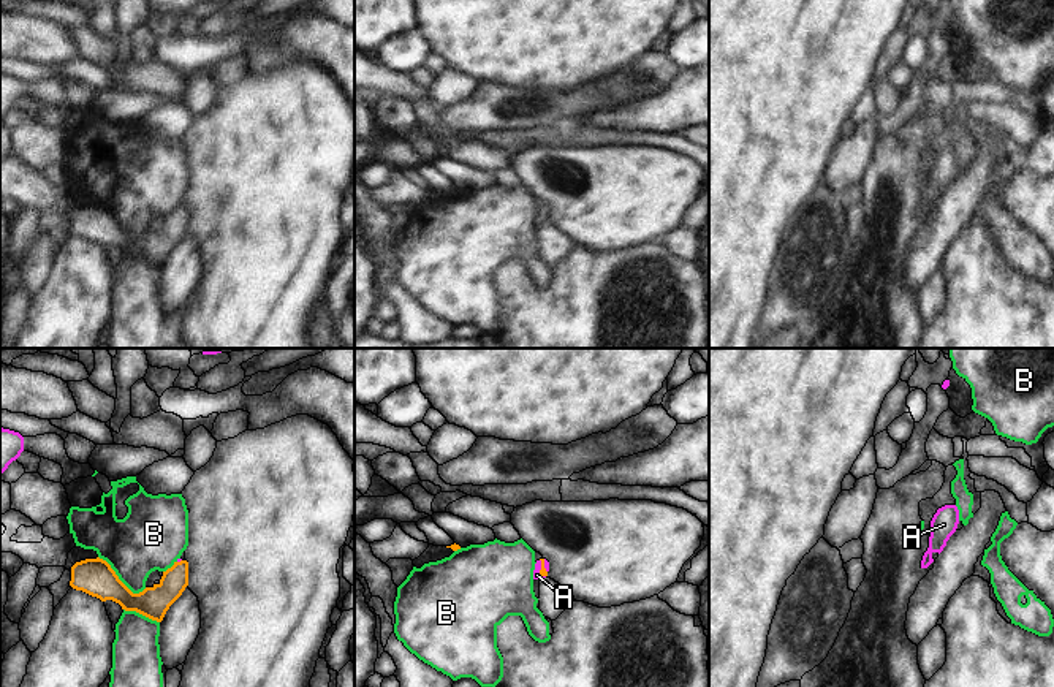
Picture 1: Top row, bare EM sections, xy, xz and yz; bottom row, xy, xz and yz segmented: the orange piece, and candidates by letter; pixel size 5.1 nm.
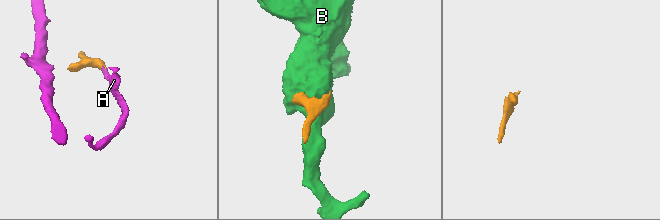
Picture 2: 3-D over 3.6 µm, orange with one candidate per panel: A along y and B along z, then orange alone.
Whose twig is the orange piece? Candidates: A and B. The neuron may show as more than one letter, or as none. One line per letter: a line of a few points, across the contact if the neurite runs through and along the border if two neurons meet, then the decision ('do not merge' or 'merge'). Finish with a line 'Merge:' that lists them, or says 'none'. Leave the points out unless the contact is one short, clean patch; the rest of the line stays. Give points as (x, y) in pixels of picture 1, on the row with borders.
A: line xz (543, 572), (542, 569), (537, 575); merge
B: do not merge
Merge: A

